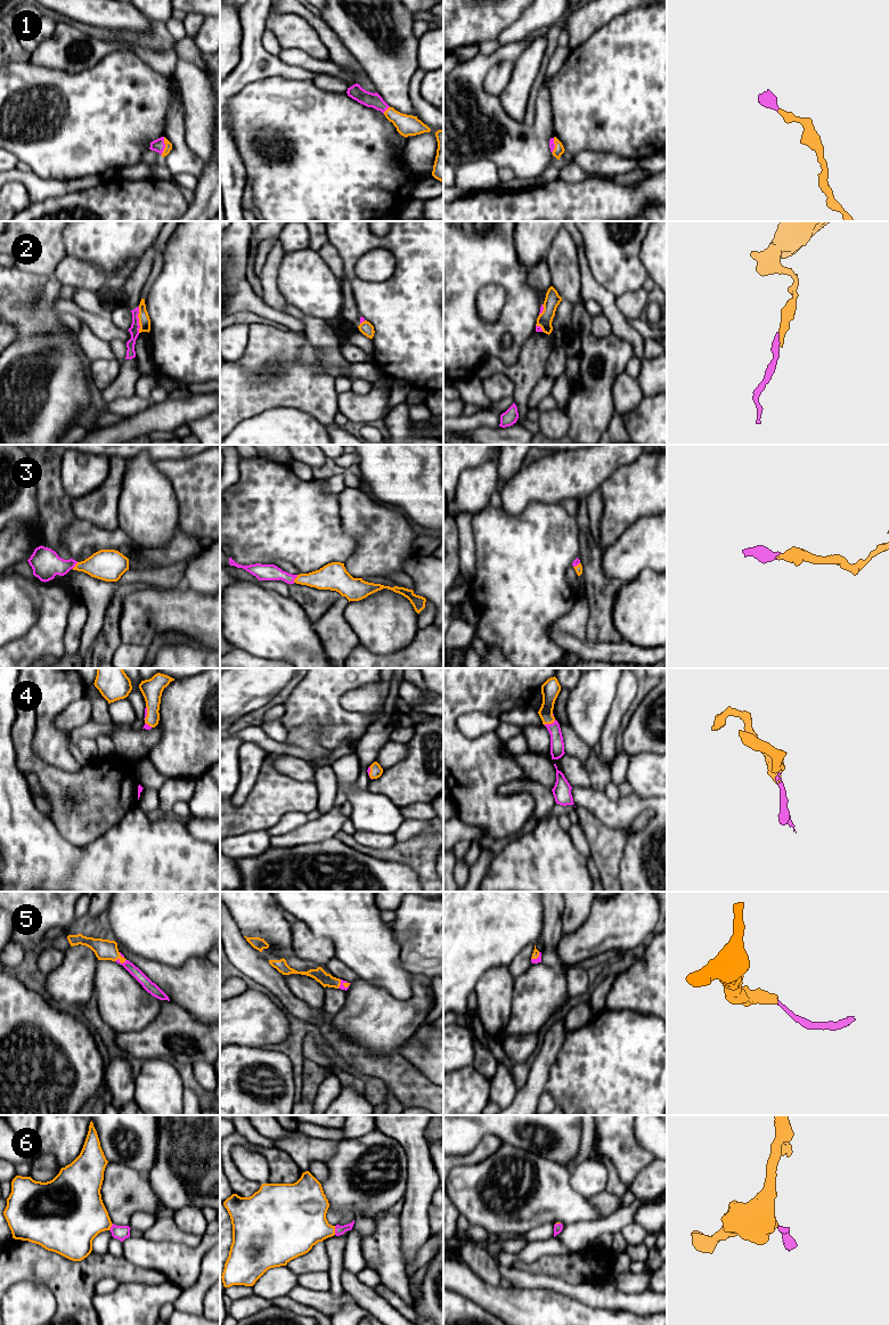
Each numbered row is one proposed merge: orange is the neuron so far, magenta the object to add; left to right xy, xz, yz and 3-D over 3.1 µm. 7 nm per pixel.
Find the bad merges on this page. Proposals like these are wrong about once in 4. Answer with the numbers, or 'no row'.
2

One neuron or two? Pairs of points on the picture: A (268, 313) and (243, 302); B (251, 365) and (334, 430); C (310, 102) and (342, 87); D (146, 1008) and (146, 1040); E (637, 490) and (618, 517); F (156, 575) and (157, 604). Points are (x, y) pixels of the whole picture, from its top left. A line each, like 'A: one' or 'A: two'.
A: one
B: two
C: two
D: two
E: one
F: two

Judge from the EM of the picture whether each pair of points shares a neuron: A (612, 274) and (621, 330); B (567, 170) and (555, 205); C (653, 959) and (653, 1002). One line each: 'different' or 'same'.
A: different
B: different
C: same

